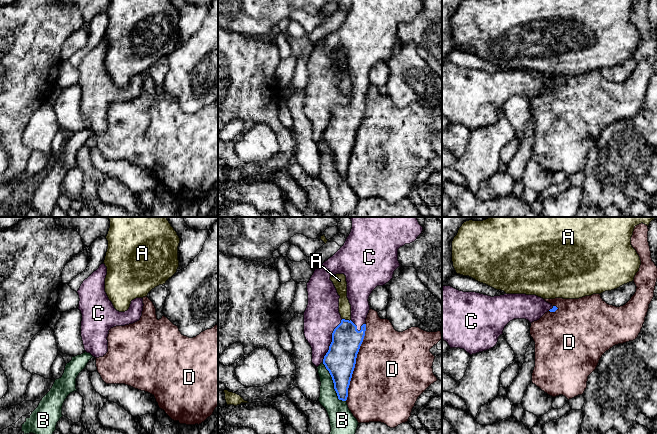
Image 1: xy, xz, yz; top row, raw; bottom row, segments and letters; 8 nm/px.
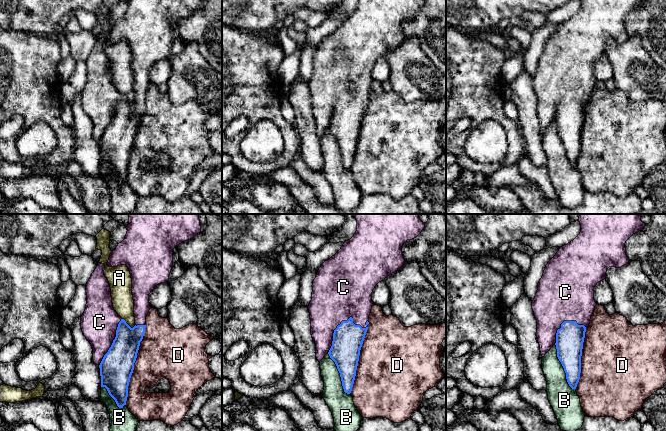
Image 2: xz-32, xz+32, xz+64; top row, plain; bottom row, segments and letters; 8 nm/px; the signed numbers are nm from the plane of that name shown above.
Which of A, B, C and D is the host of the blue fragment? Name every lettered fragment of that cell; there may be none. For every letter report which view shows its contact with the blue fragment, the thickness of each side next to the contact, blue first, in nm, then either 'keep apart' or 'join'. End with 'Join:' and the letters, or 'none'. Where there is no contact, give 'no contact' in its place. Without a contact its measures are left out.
A: contact in xz; calibres 240 and 100 nm; keep apart
B: contact in xz; calibres 240 and 180 nm; keep apart
C: contact in xz; calibres 240 and 280 nm; join
D: contact in xz; calibres 240 and 500 nm; keep apart
Join: C

